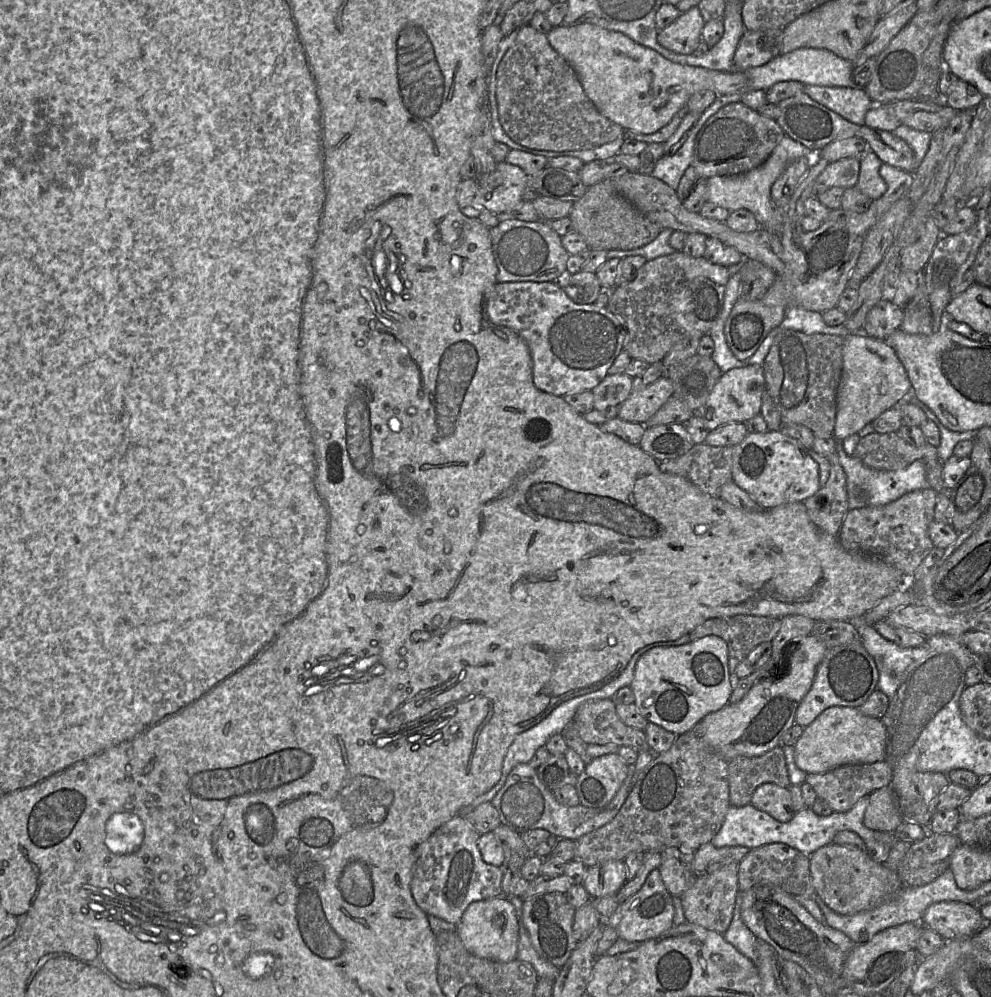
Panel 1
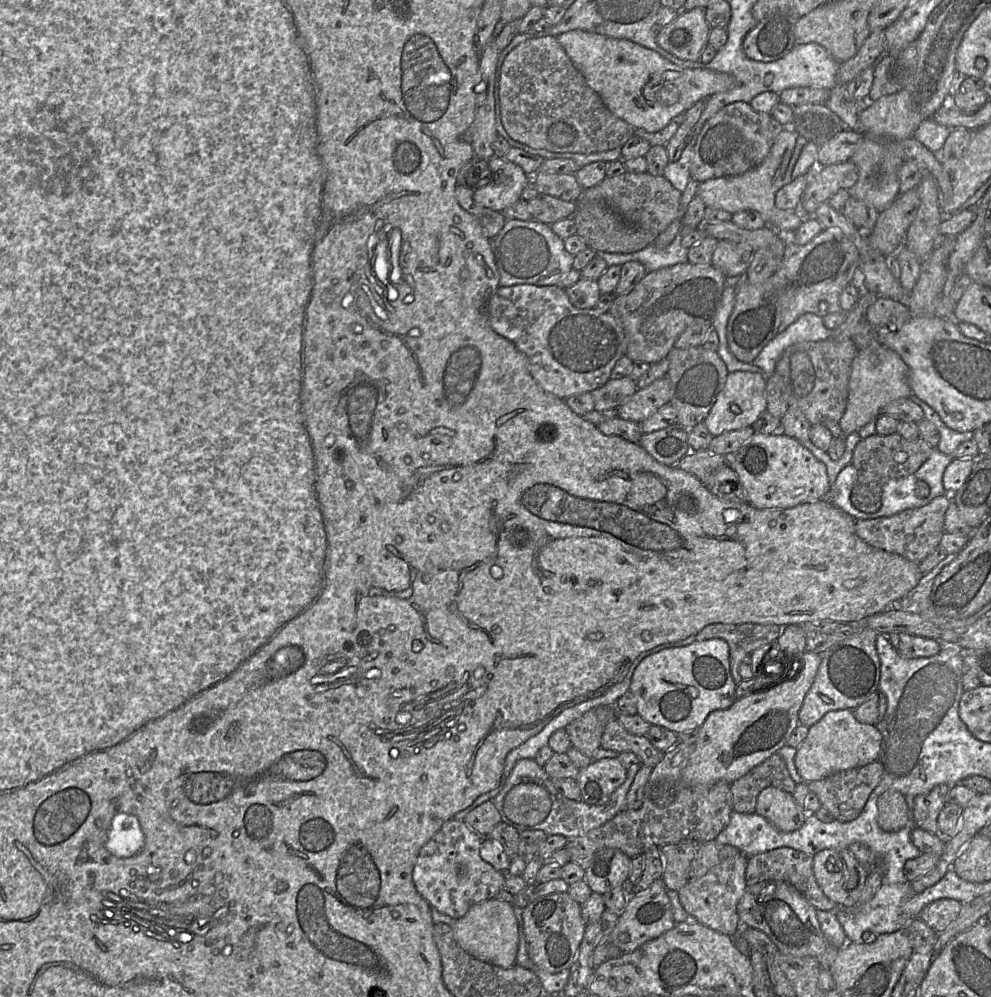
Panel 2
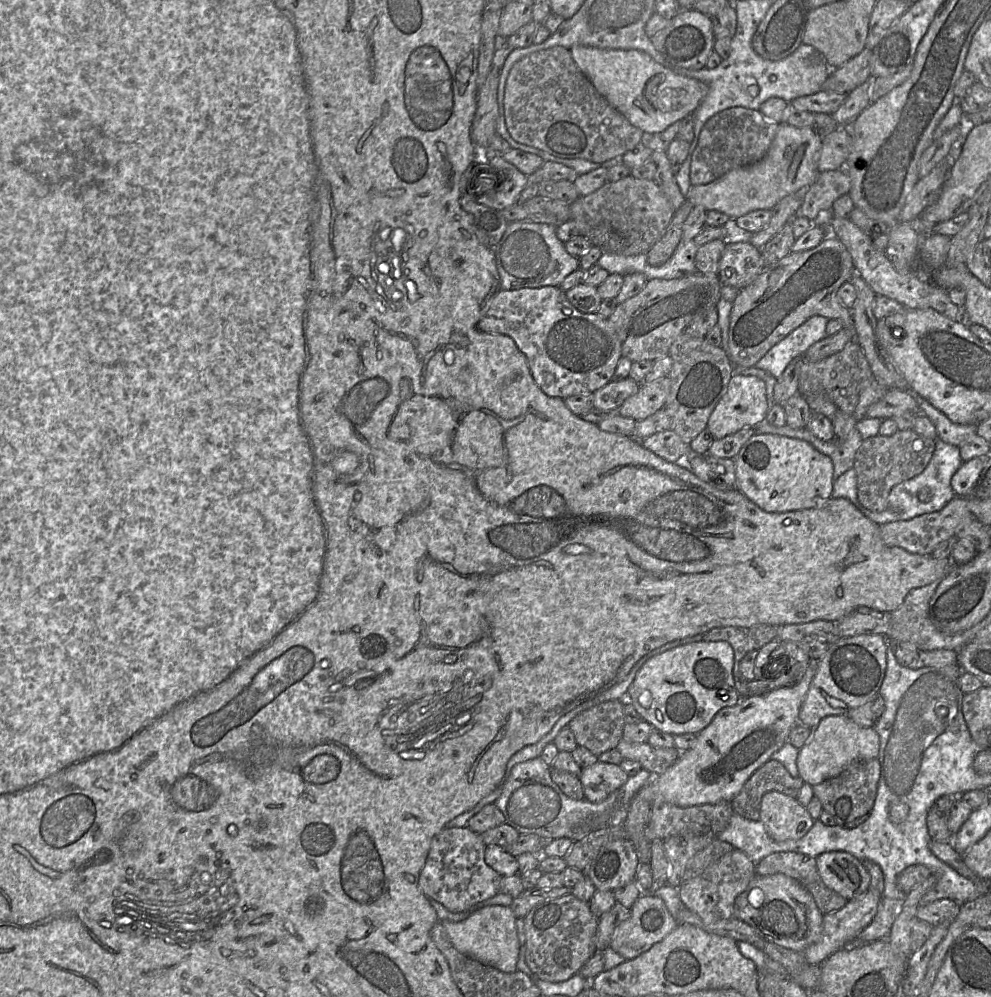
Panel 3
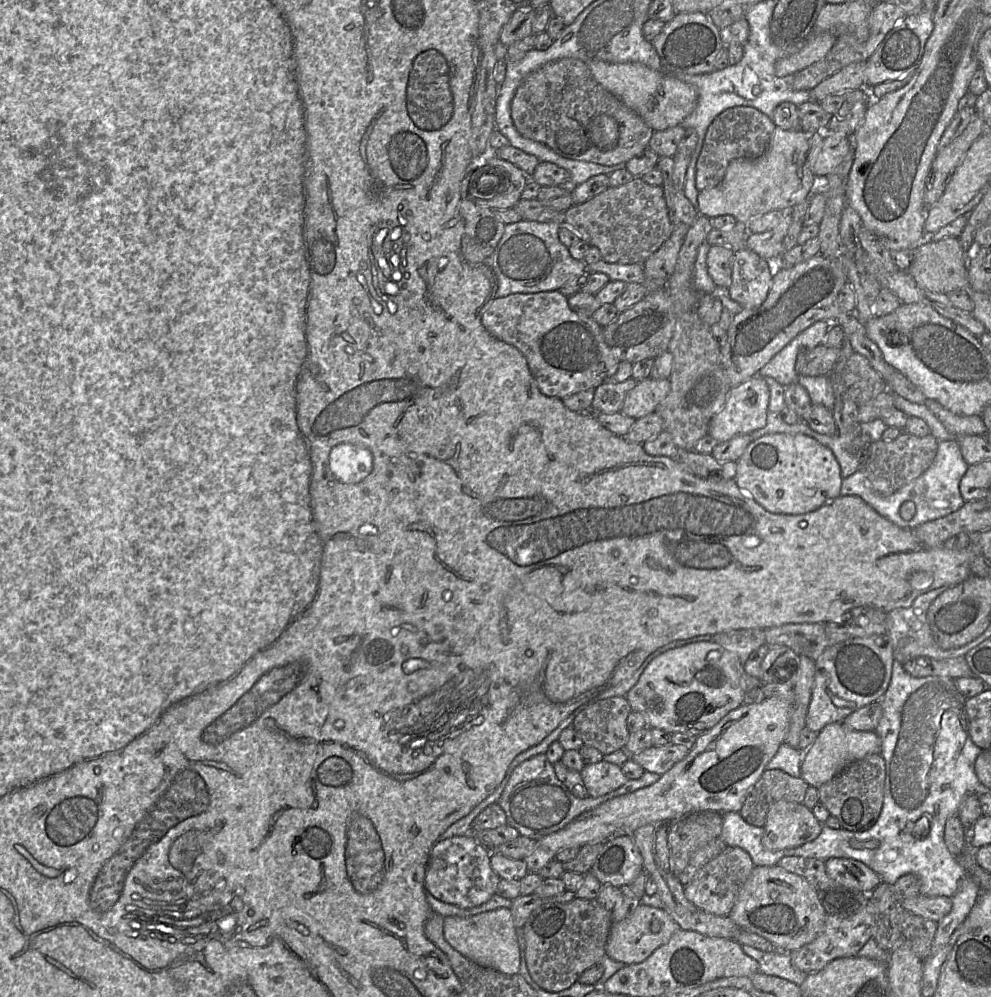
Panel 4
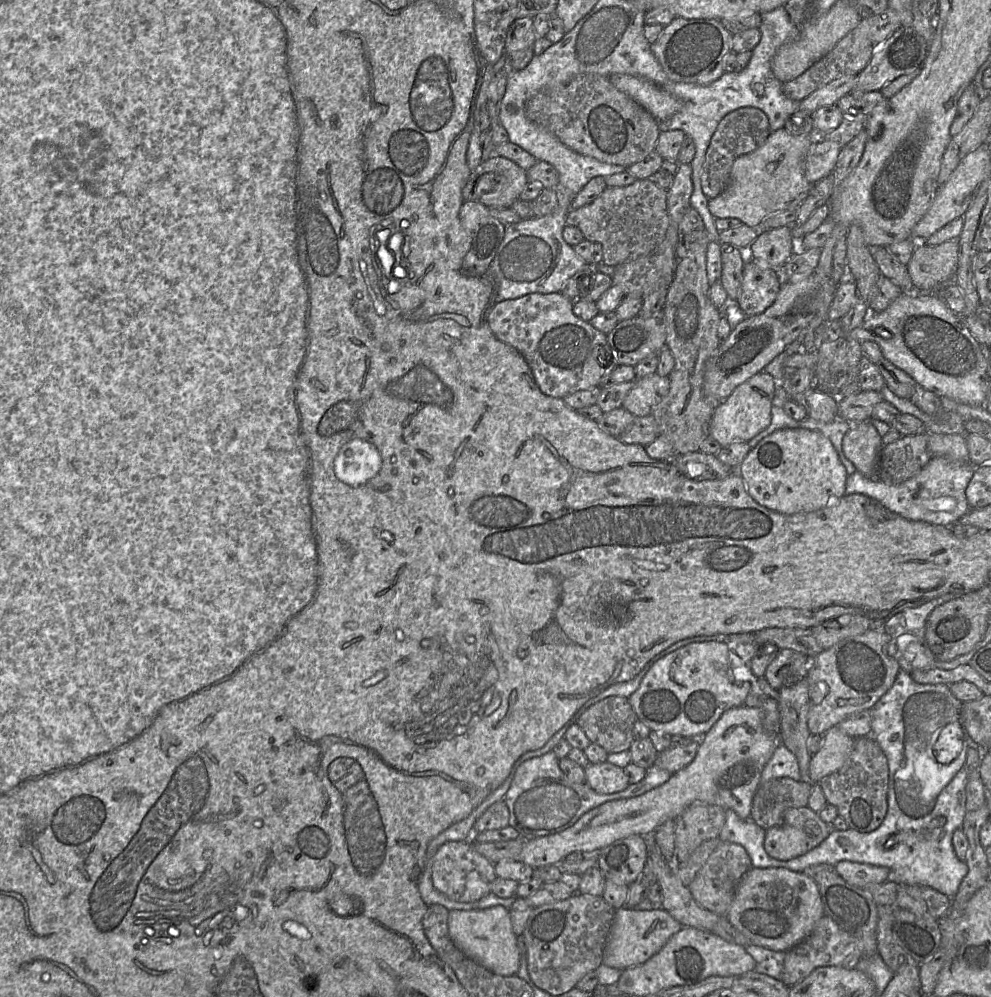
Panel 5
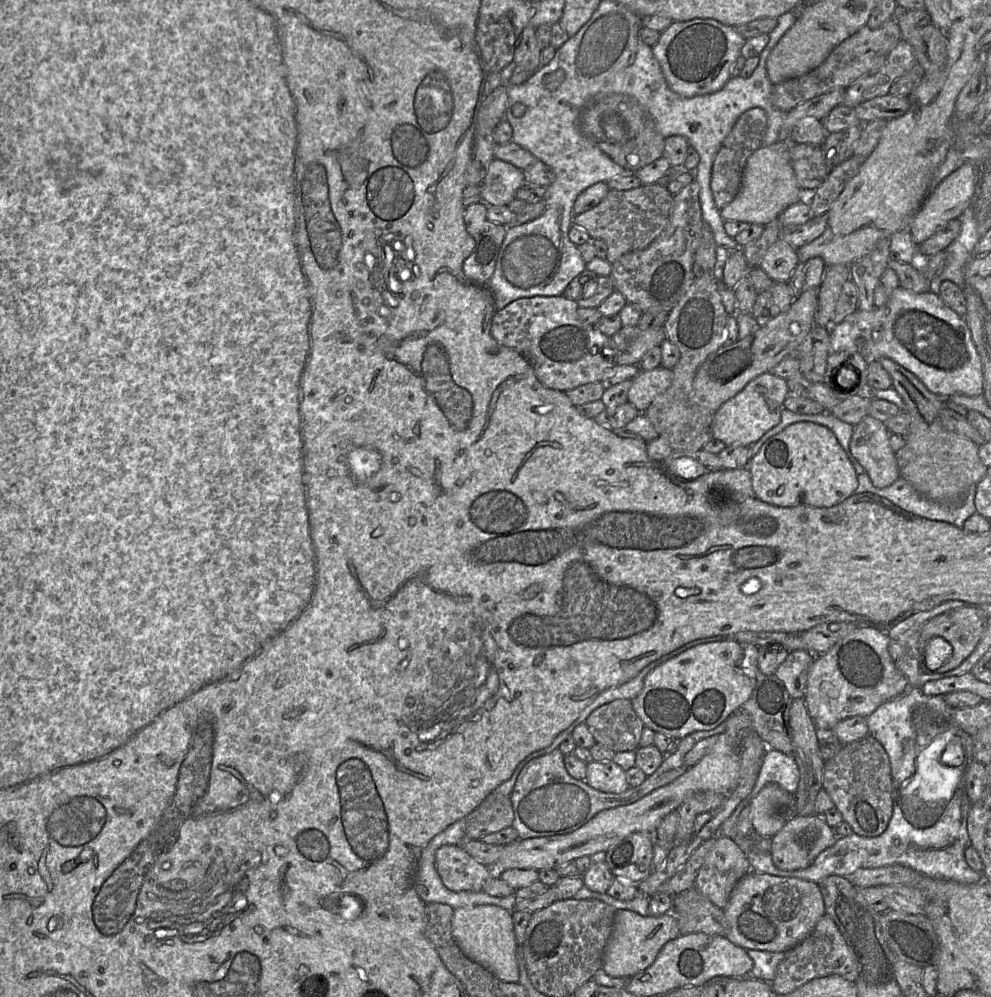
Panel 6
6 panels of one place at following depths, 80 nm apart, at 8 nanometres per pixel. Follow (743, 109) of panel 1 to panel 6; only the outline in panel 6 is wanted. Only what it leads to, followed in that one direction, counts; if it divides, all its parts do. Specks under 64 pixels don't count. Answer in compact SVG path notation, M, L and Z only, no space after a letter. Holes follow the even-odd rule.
M752 108L740 115L732 130L723 141L712 165L710 182L714 202L719 211L731 203L739 193L746 162L762 146L766 129L766 112L761 108Z

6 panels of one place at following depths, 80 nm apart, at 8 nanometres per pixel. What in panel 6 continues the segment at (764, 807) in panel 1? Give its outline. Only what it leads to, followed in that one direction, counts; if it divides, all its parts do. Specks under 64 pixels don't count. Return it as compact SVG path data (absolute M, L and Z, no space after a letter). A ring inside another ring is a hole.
M793 815L784 826L771 837L770 855L774 865L781 870L800 870L812 864L815 858L837 839L836 831L830 827L822 815Z

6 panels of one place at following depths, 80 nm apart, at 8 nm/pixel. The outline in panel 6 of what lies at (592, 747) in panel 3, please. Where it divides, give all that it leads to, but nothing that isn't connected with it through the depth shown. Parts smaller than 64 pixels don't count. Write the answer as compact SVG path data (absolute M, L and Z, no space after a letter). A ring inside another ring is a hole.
M617 699L601 705L590 713L584 723L596 743L615 753L636 751L645 727L628 699Z

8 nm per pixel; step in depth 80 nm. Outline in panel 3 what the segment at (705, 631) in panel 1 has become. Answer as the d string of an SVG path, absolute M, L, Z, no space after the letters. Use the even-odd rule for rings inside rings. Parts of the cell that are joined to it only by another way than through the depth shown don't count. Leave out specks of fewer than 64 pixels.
M755 625L752 627L717 627L703 635L701 641L727 641L734 651L733 677L739 692L739 685L747 679L740 672L740 662L750 651L759 650L768 642L776 639L778 627L771 625Z

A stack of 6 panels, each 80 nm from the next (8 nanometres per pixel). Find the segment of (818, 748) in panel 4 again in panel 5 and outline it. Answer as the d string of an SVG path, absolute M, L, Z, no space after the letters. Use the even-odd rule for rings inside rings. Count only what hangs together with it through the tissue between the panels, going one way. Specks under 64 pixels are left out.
M833 726L822 735L820 749L811 757L808 781L818 784L822 778L837 771L850 754L855 738Z

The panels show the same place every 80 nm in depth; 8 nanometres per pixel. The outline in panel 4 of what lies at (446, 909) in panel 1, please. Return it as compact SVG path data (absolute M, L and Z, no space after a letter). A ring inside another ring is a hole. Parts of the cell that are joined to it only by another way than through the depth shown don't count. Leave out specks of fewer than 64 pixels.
M472 834L438 841L431 849L425 870L425 889L436 899L469 909L488 901L501 879L491 868L491 850L478 843Z

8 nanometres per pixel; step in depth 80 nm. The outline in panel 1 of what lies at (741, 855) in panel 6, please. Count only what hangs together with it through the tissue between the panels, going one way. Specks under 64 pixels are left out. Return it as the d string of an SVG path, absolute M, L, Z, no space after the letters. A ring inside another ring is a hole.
M738 863L725 865L703 877L696 878L679 897L686 922L724 934L731 924L738 893Z

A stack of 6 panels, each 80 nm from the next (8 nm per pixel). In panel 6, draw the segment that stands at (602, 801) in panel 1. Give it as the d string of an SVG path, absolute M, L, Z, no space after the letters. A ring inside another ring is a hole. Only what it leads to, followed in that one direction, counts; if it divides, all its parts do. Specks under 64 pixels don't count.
M611 761L587 764L586 780L591 787L605 793L622 793L629 787L626 771Z

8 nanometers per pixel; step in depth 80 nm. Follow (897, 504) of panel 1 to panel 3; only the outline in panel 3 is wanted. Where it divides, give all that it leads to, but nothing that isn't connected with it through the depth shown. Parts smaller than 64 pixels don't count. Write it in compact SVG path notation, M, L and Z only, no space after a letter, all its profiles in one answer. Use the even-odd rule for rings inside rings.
M956 495L939 511L919 515L910 520L899 520L880 525L880 536L887 546L897 546L913 554L927 555L931 554L941 542L955 536L964 524L974 519L965 497Z

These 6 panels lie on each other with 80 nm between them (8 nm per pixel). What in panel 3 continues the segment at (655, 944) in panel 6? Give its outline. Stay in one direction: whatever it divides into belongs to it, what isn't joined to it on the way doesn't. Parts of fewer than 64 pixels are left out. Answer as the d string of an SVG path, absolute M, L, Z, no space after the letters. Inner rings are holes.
M643 892L631 906L630 916L614 930L609 946L624 959L634 959L663 940L677 925L660 897Z

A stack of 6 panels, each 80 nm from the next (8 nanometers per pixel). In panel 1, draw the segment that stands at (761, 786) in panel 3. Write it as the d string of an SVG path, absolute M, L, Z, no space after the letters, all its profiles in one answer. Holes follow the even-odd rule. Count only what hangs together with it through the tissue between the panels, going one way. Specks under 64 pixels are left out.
M782 744L760 756L738 756L728 761L728 782L731 805L751 803L755 789L763 783L789 788L787 764Z

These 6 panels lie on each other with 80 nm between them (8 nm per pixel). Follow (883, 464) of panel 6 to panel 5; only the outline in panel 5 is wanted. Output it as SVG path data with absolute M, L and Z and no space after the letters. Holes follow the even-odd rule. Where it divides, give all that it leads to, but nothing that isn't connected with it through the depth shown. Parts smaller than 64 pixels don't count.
M870 421L852 423L842 441L845 457L867 478L877 479L882 437Z

